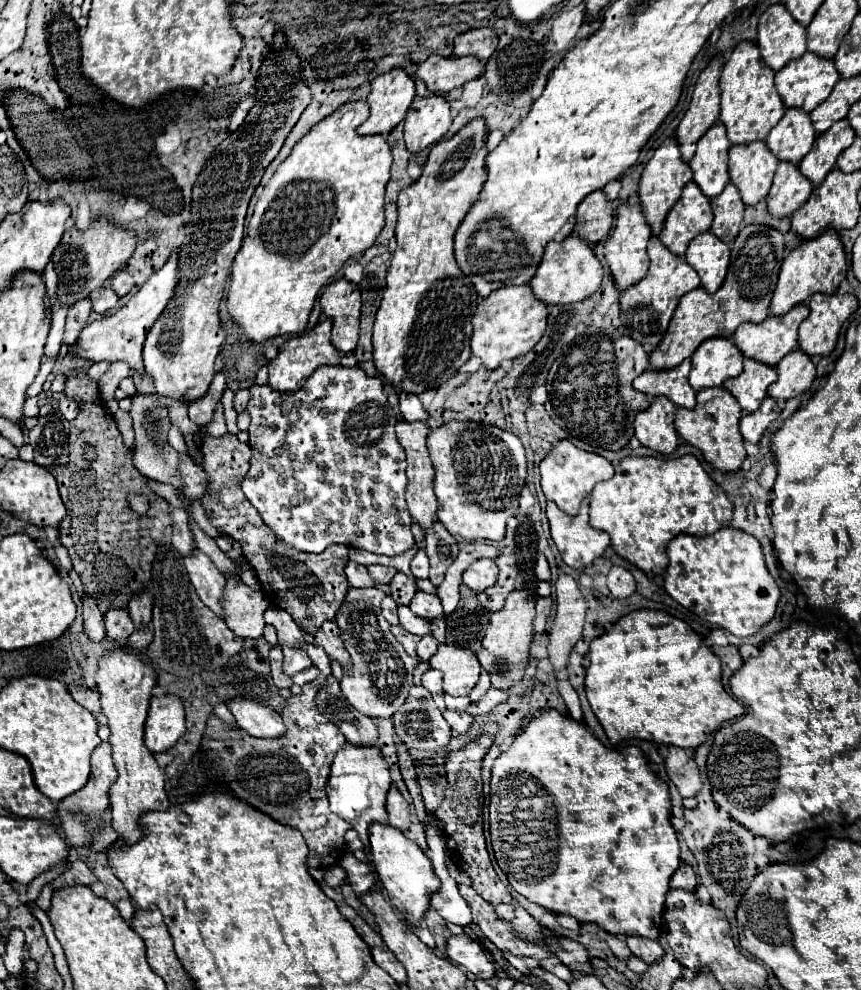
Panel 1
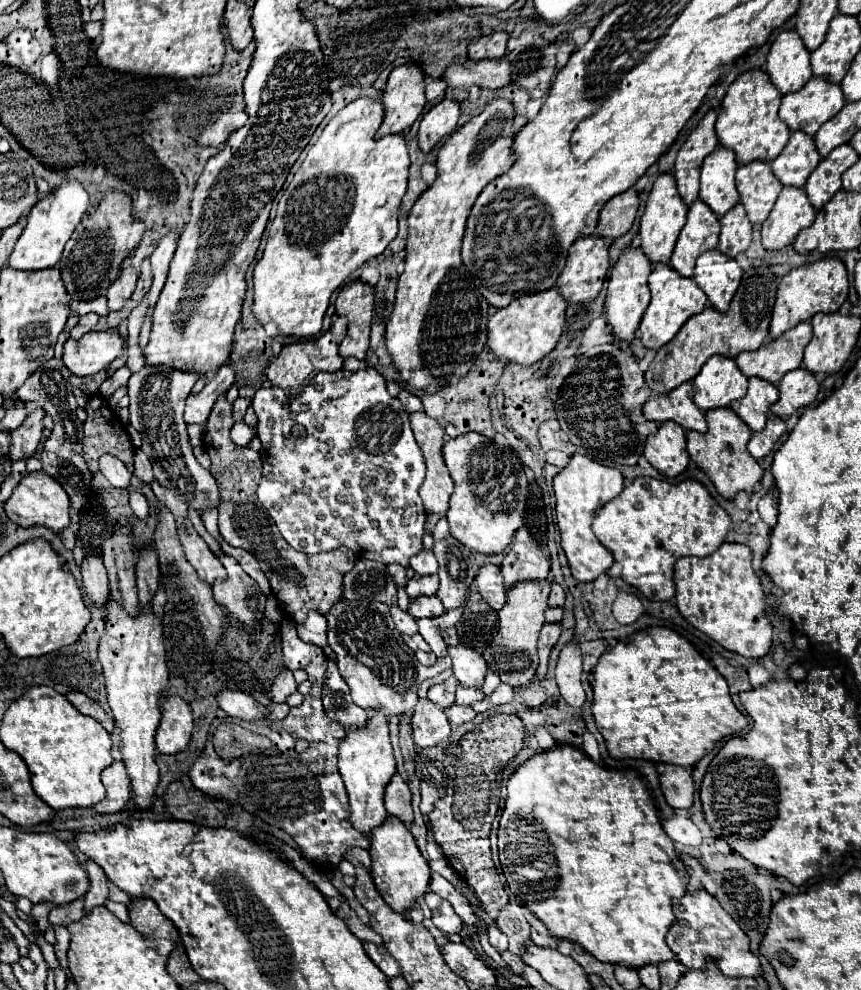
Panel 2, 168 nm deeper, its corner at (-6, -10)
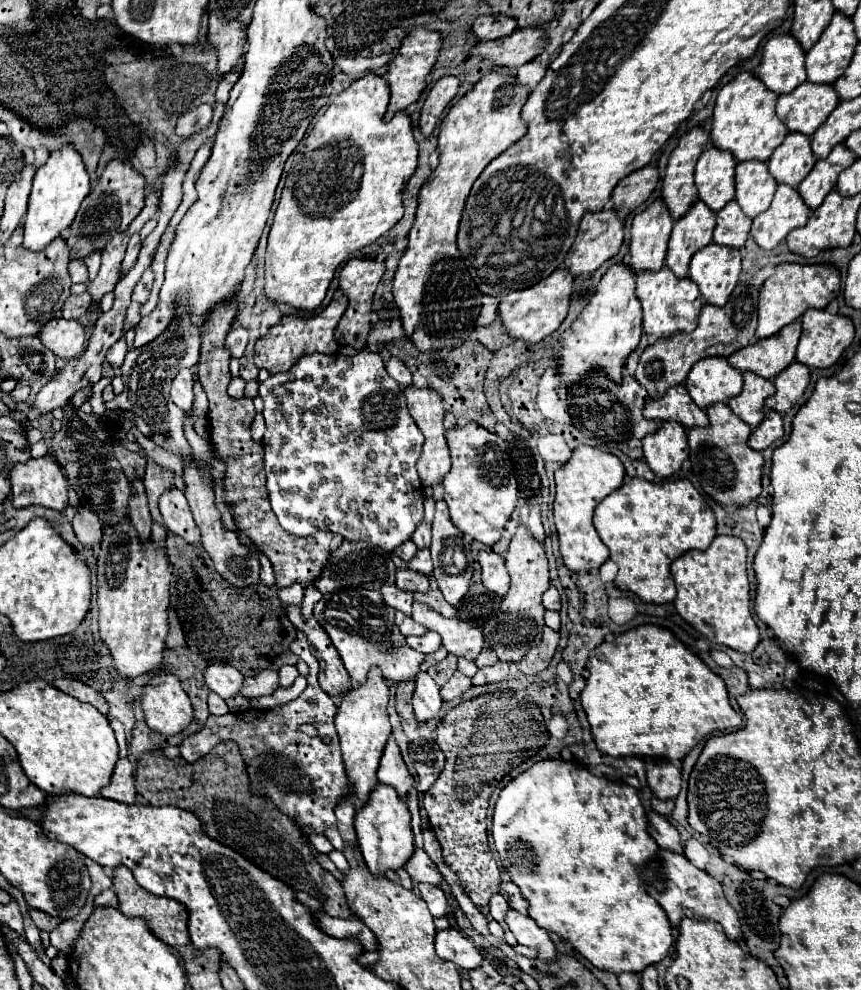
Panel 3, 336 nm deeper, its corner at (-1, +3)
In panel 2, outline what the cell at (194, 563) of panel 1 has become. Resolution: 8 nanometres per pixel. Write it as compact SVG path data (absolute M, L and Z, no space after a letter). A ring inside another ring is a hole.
M188 522L186 530L178 530L186 560L194 566L194 570L198 572L198 576L206 582L206 584L214 584L216 580L226 580L226 570L220 564L220 560L212 554L212 550L208 548L208 544L196 534L196 530L192 528L192 524Z

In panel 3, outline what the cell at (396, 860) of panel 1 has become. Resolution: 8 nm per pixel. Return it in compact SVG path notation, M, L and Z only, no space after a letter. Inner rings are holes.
M379 783L369 793L367 803L355 815L355 831L363 859L373 871L373 875L385 875L387 871L395 871L403 867L403 863L407 863L407 859L413 855L415 847L411 831L411 813L391 785Z

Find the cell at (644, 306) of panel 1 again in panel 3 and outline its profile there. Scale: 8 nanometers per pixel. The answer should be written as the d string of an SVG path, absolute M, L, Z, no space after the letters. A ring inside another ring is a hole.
M663 267L657 273L647 271L647 273L637 275L637 289L635 291L637 291L637 299L641 301L641 309L643 309L643 331L647 335L653 335L657 339L665 339L665 337L671 337L675 333L689 333L689 331L695 329L695 323L689 323L687 319L671 317L671 313L669 313L671 303L673 301L679 301L679 299L693 301L695 307L701 307L703 305L699 287L691 279L677 279L673 275L673 271L669 271L669 267Z

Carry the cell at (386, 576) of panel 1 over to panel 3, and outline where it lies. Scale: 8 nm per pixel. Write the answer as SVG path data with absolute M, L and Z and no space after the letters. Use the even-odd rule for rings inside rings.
M407 541L407 543L403 543L401 547L397 547L393 553L395 553L395 555L399 555L405 563L409 563L409 559L413 559L413 555L417 553L417 547L415 547L415 543L413 543L413 541Z

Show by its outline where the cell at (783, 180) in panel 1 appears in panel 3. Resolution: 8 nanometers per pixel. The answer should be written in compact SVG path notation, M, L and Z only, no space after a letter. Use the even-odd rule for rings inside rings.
M779 185L771 207L753 219L751 239L761 249L775 249L789 231L803 227L809 219L809 207L799 197L797 189Z

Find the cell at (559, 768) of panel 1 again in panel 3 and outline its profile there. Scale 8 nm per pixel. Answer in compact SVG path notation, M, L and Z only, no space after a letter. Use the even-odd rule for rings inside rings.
M549 759L549 761L539 761L535 763L529 771L521 773L517 779L513 779L499 795L497 803L495 803L495 813L493 813L493 839L495 839L495 847L497 853L501 857L501 863L509 869L509 875L513 877L513 883L521 889L523 899L527 901L527 913L529 917L533 917L537 921L539 927L543 927L549 933L559 935L563 941L569 941L573 945L575 951L579 951L593 967L609 971L609 973L641 973L645 967L655 965L659 961L663 961L669 955L669 949L673 945L673 933L671 933L671 923L667 919L667 913L663 911L663 907L647 893L647 885L655 885L659 883L657 877L651 875L651 871L647 869L653 859L655 853L659 851L657 843L653 843L651 835L647 833L647 817L645 817L645 809L637 797L637 791L629 785L617 785L605 777L595 777L593 773L589 773L589 769L571 763L571 761L563 761L563 759Z

